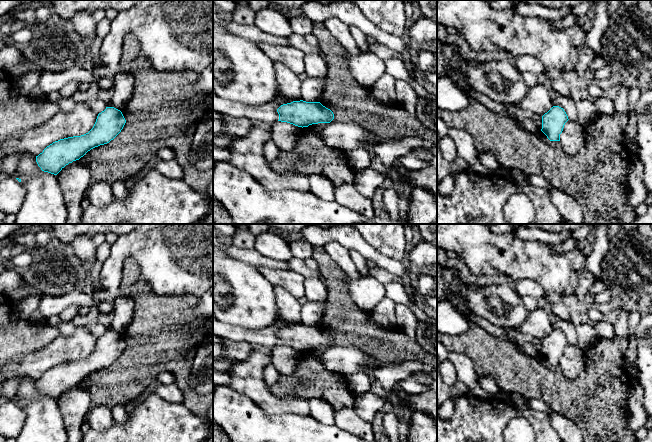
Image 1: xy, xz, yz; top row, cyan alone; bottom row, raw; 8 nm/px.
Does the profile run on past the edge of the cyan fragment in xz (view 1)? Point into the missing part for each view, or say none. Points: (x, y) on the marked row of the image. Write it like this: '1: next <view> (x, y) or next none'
1: next none

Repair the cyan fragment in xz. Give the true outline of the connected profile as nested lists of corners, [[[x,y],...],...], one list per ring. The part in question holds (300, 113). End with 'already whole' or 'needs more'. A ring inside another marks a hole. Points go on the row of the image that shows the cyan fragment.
[[[293,101],[281,105],[277,112],[278,121],[302,128],[312,124],[330,123],[334,119],[333,112],[320,102]]]; already whole

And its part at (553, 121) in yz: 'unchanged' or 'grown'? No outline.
unchanged

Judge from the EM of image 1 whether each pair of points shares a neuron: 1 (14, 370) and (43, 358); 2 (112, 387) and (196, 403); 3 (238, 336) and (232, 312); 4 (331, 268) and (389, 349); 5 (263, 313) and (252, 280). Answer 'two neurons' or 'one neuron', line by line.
1: one neuron
2: one neuron
3: two neurons
4: one neuron
5: one neuron

